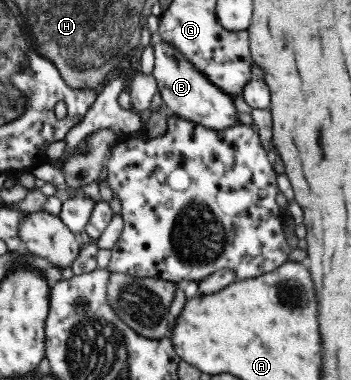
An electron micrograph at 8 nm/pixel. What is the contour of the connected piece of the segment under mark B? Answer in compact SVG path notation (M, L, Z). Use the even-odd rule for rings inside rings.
M160 38L154 40L153 48L155 60L152 75L157 81L161 98L170 114L213 130L225 130L238 123L238 110L233 98L218 86L211 84L211 81L207 80L207 77L201 74L180 50Z

